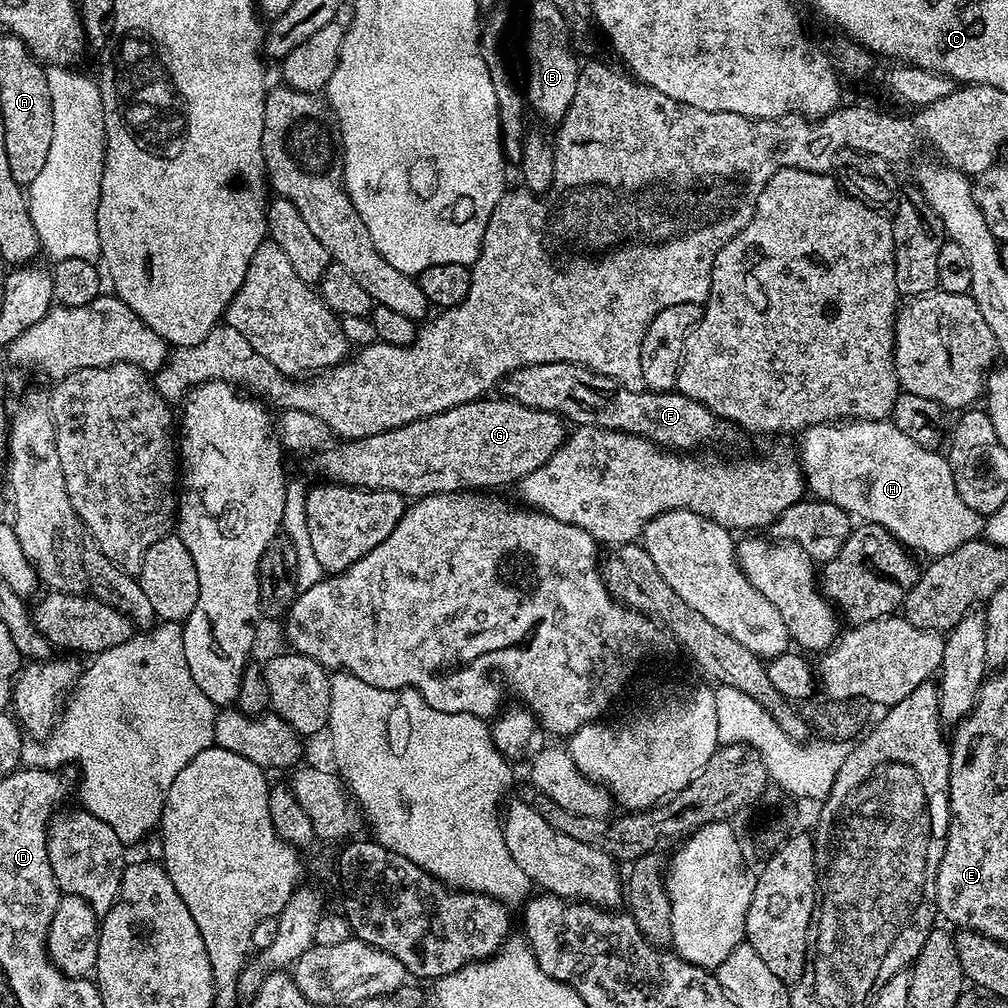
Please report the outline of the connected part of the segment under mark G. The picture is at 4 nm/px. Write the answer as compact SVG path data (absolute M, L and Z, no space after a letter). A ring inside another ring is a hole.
M481 398L471 400L462 406L454 406L450 410L442 410L433 416L427 416L421 420L410 422L401 428L394 430L386 430L382 434L374 434L370 438L358 438L357 440L346 440L337 443L330 448L323 448L311 457L312 468L320 475L319 479L324 482L333 484L348 484L351 488L373 488L374 490L390 490L396 492L399 496L405 498L419 498L421 496L433 496L434 494L442 494L443 492L466 492L469 490L500 490L503 484L515 485L522 478L526 478L526 474L534 474L534 470L538 470L538 466L542 466L542 462L548 459L564 445L566 439L566 421L564 417L559 416L556 412L547 412L546 410L534 410L530 406L522 406L518 402L507 398L495 398L496 400L488 400L492 398Z

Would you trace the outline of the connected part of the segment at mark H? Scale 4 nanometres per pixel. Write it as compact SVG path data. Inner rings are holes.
M891 419L813 424L803 429L800 438L798 459L801 468L804 470L807 491L815 499L830 502L834 506L846 510L853 517L859 518L861 521L882 526L892 537L899 540L905 548L911 550L913 553L919 554L919 552L925 552L928 558L945 556L946 554L950 554L950 550L958 550L958 546L977 539L983 533L985 517L981 516L979 512L970 510L970 506L966 506L966 502L962 502L962 494L958 494L958 486L954 486L954 474L950 470L947 459L939 451L931 452L922 446L918 446L918 442L913 442L910 438L906 438L906 434L902 434L902 430L898 430L898 426L894 426Z

